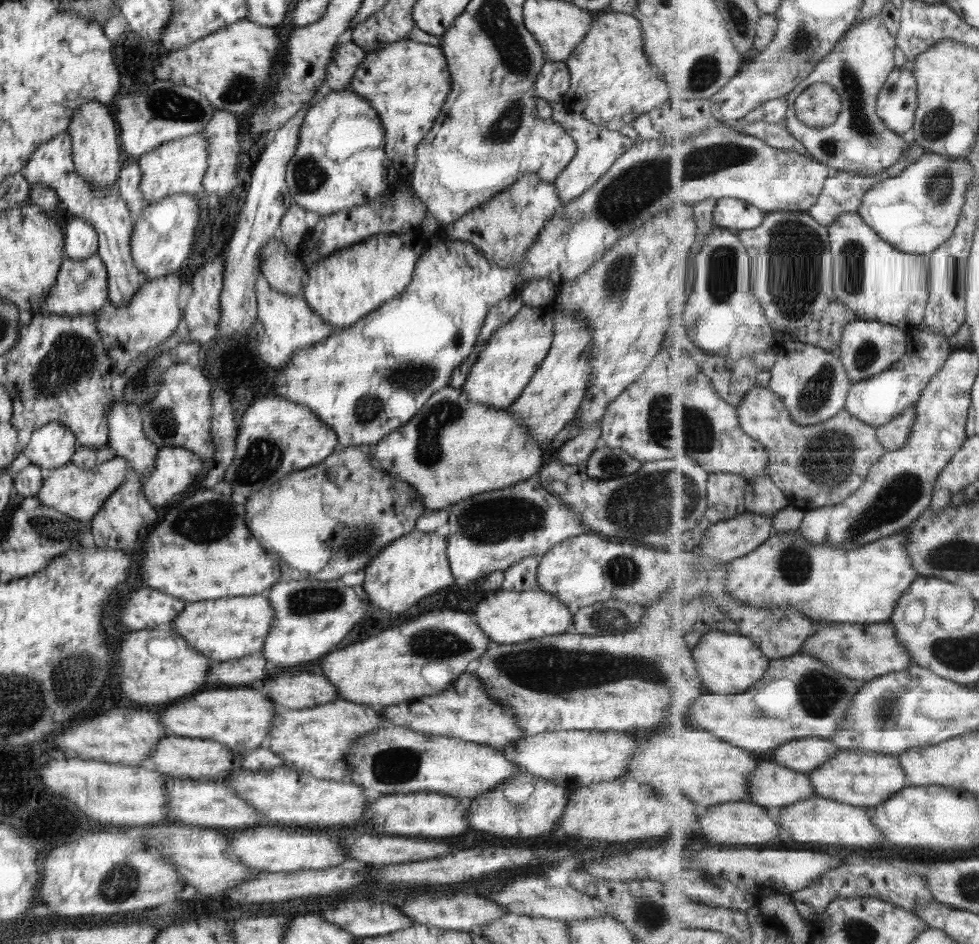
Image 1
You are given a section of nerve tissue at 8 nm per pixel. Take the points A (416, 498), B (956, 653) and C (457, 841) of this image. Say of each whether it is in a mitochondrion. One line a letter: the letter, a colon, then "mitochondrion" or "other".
A: other
B: mitochondrion
C: other

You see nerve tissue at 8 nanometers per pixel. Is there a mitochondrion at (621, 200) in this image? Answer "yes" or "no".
yes

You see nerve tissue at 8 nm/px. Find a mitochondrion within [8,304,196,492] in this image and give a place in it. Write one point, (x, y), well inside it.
(71, 359)

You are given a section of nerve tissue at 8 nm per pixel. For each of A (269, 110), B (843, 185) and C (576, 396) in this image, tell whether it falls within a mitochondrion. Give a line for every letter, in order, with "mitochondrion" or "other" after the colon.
A: mitochondrion
B: other
C: other

